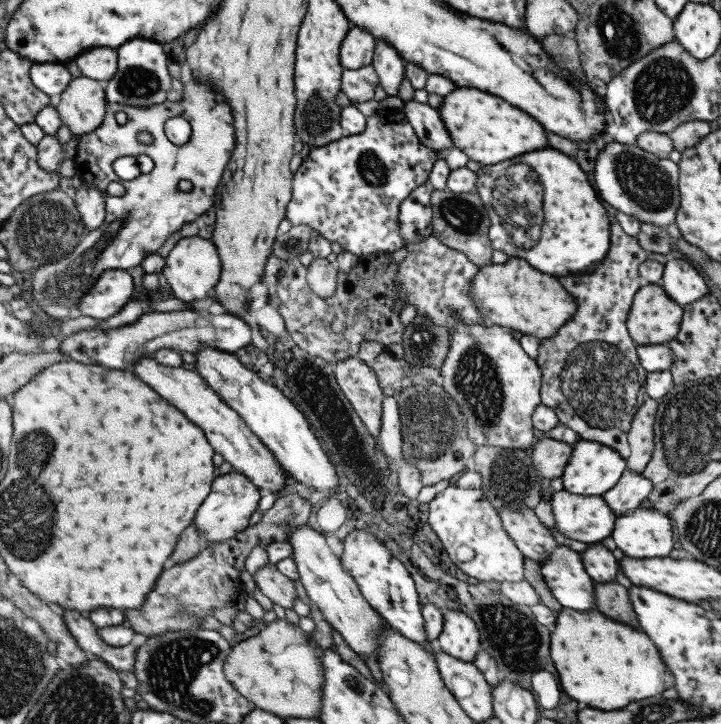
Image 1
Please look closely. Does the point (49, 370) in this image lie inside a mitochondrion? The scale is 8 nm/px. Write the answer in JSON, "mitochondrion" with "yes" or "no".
{"mitochondrion":"no"}

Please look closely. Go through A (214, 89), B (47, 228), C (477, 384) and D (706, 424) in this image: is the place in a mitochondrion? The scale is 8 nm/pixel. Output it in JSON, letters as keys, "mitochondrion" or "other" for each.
{"A":"other","B":"mitochondrion","C":"mitochondrion","D":"mitochondrion"}

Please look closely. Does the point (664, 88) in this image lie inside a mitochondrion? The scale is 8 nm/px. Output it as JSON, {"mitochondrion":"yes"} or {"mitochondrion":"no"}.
{"mitochondrion":"yes"}

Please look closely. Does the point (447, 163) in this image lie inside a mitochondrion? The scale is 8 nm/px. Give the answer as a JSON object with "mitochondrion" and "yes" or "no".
{"mitochondrion":"no"}

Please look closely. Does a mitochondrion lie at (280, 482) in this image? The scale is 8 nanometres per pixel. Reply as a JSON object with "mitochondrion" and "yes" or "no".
{"mitochondrion":"no"}

